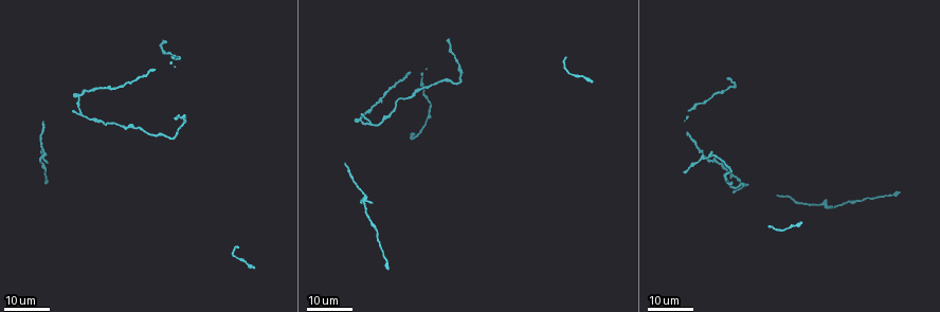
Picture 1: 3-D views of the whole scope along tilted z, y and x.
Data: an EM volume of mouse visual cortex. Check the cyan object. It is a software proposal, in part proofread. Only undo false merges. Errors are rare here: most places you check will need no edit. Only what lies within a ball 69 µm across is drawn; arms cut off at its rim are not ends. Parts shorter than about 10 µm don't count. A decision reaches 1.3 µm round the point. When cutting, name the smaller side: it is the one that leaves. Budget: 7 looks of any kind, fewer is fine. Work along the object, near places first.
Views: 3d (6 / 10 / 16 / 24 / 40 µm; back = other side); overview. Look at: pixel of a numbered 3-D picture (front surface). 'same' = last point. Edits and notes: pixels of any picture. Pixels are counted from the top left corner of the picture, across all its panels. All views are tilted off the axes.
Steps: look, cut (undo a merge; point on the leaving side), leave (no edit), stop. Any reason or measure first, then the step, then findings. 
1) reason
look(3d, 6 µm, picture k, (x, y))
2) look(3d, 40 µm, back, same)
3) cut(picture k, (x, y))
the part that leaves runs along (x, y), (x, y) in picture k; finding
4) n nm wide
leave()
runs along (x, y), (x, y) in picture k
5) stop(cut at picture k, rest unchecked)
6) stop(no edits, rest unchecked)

look(3d, 16 µm, picture 1, (738, 188))

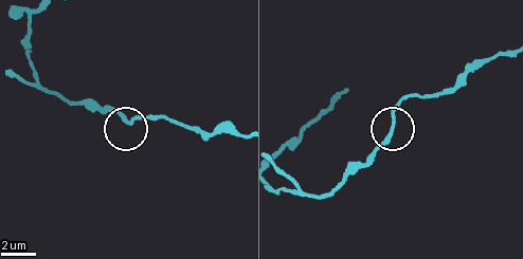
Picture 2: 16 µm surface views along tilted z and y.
closer look
look(3d, 10 µm, picture 2, (128, 122))

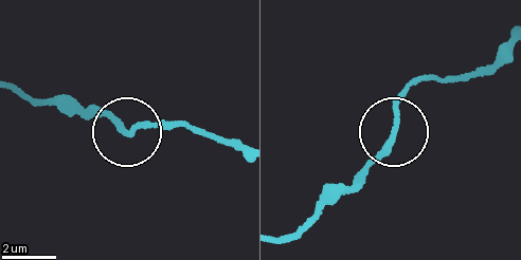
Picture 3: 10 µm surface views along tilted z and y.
leave()
one neuron here

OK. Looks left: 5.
sudden change in width
look(3d, 16 µm, picture 1, (129, 126))

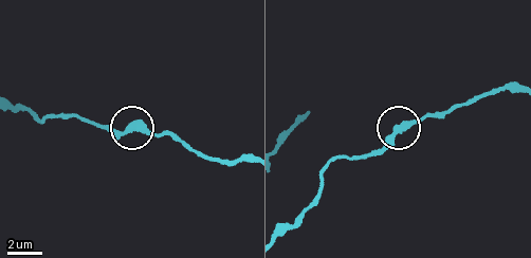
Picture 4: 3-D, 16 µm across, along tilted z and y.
look(3d, 6 µm, picture 4, (135, 128))

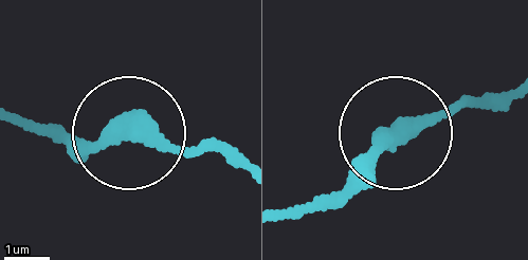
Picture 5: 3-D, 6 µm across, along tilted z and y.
leave()
runs along (21, 117), (78, 138), (125, 134), (222, 158) in picture 5; one neuron here

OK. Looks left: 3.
three arms meet
look(3d, 24 µm, picture 1, (459, 64))

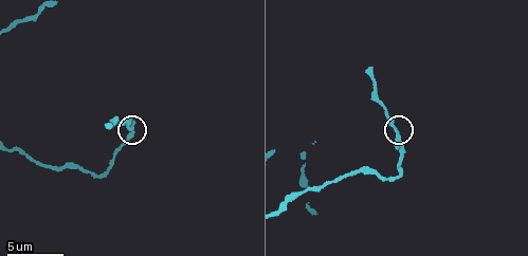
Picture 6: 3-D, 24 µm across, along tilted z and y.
zoom in
look(3d, 6 µm, picture 6, (130, 129))

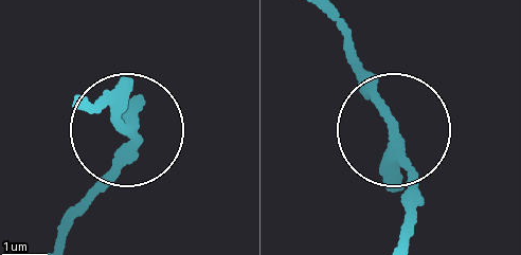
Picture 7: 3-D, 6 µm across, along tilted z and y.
180 nm wide
leave()
runs along (401, 242), (412, 196), (397, 130), (331, 20) in picture 7; all the same neuron

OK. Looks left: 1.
stop(no edits, rest unchecked)

